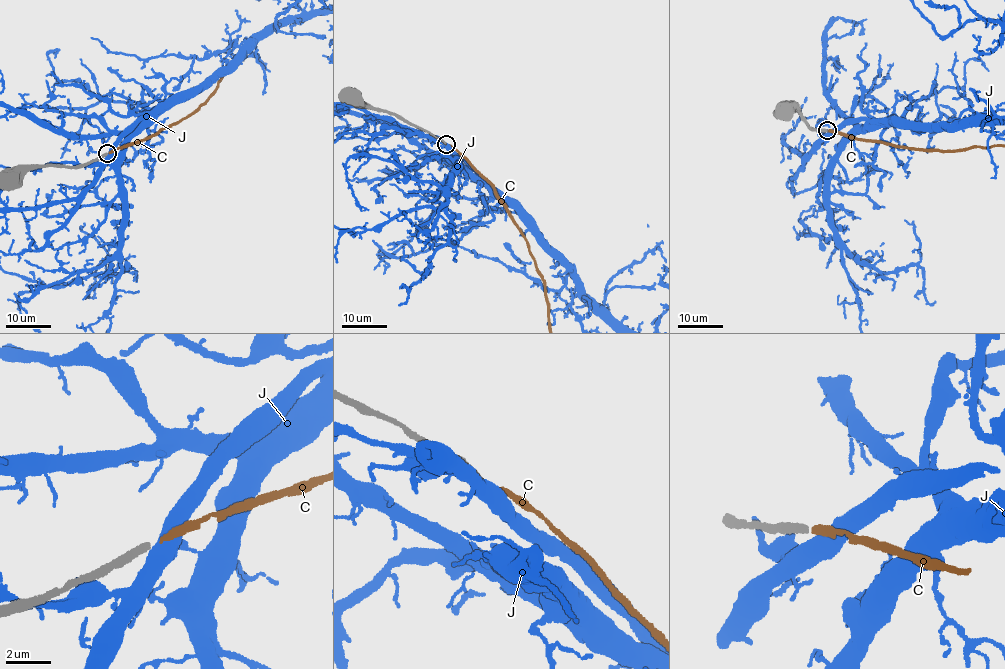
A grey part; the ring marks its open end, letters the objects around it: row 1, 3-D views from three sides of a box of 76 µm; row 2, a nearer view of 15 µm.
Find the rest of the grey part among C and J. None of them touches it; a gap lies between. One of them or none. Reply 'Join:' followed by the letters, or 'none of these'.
Join: C

